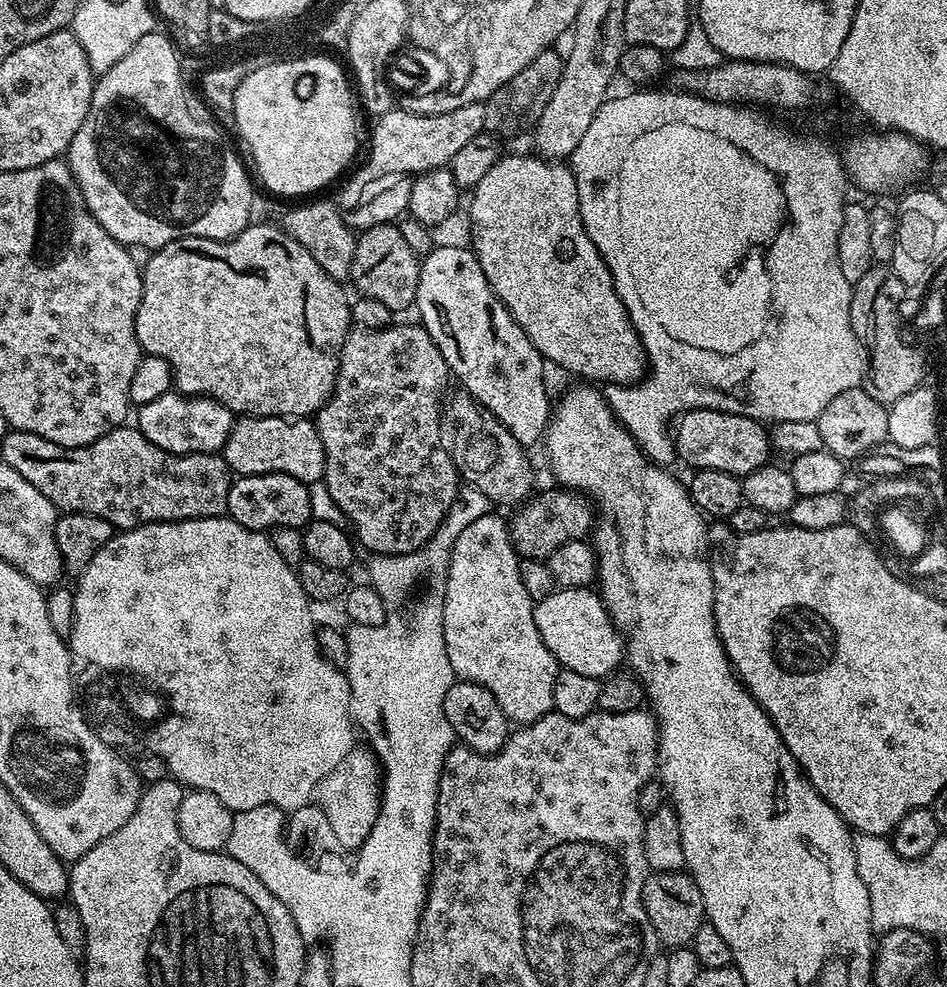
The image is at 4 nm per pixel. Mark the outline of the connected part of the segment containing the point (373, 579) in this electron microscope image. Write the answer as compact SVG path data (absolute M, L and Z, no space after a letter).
M471 486L463 487L452 503L451 510L448 511L440 529L432 536L432 539L418 551L407 552L404 555L373 555L368 564L369 583L378 590L380 597L385 604L395 606L407 600L412 592L412 587L416 584L416 579L423 574L424 568L429 568L432 572L443 573L448 566L448 558L452 554L452 547L458 538L458 534L475 519L485 515L491 509L492 503L477 488Z

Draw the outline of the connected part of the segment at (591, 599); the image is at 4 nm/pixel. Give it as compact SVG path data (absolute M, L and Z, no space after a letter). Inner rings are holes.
M557 587L548 597L535 601L535 606L534 626L538 626L542 642L546 642L561 669L569 668L574 674L603 678L621 667L626 656L626 640L610 618L599 591L591 587Z

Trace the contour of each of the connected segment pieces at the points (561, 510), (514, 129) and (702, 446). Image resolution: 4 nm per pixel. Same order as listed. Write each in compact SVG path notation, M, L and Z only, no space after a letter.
M571 490L555 491L537 491L515 509L516 517L511 517L510 531L512 544L521 557L547 561L548 556L558 550L558 546L571 540L585 539L591 533L594 527L594 505L587 495Z
M549 50L538 54L526 70L514 74L510 82L506 82L490 99L483 101L486 122L484 131L491 132L493 136L507 138L516 136L519 132L531 133L539 124L542 118L542 110L550 98L554 98L554 90L558 90L558 82L562 78L564 69L564 56L556 53L556 50Z
M692 408L674 424L676 454L681 461L684 459L689 464L689 469L722 470L741 478L769 463L768 434L769 429L761 421L709 408Z

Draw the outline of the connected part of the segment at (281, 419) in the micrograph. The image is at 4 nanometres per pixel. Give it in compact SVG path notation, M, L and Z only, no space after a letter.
M241 415L233 423L222 455L228 463L228 471L236 476L277 472L290 474L306 485L324 479L326 454L322 450L322 438L318 438L315 423L306 416Z

